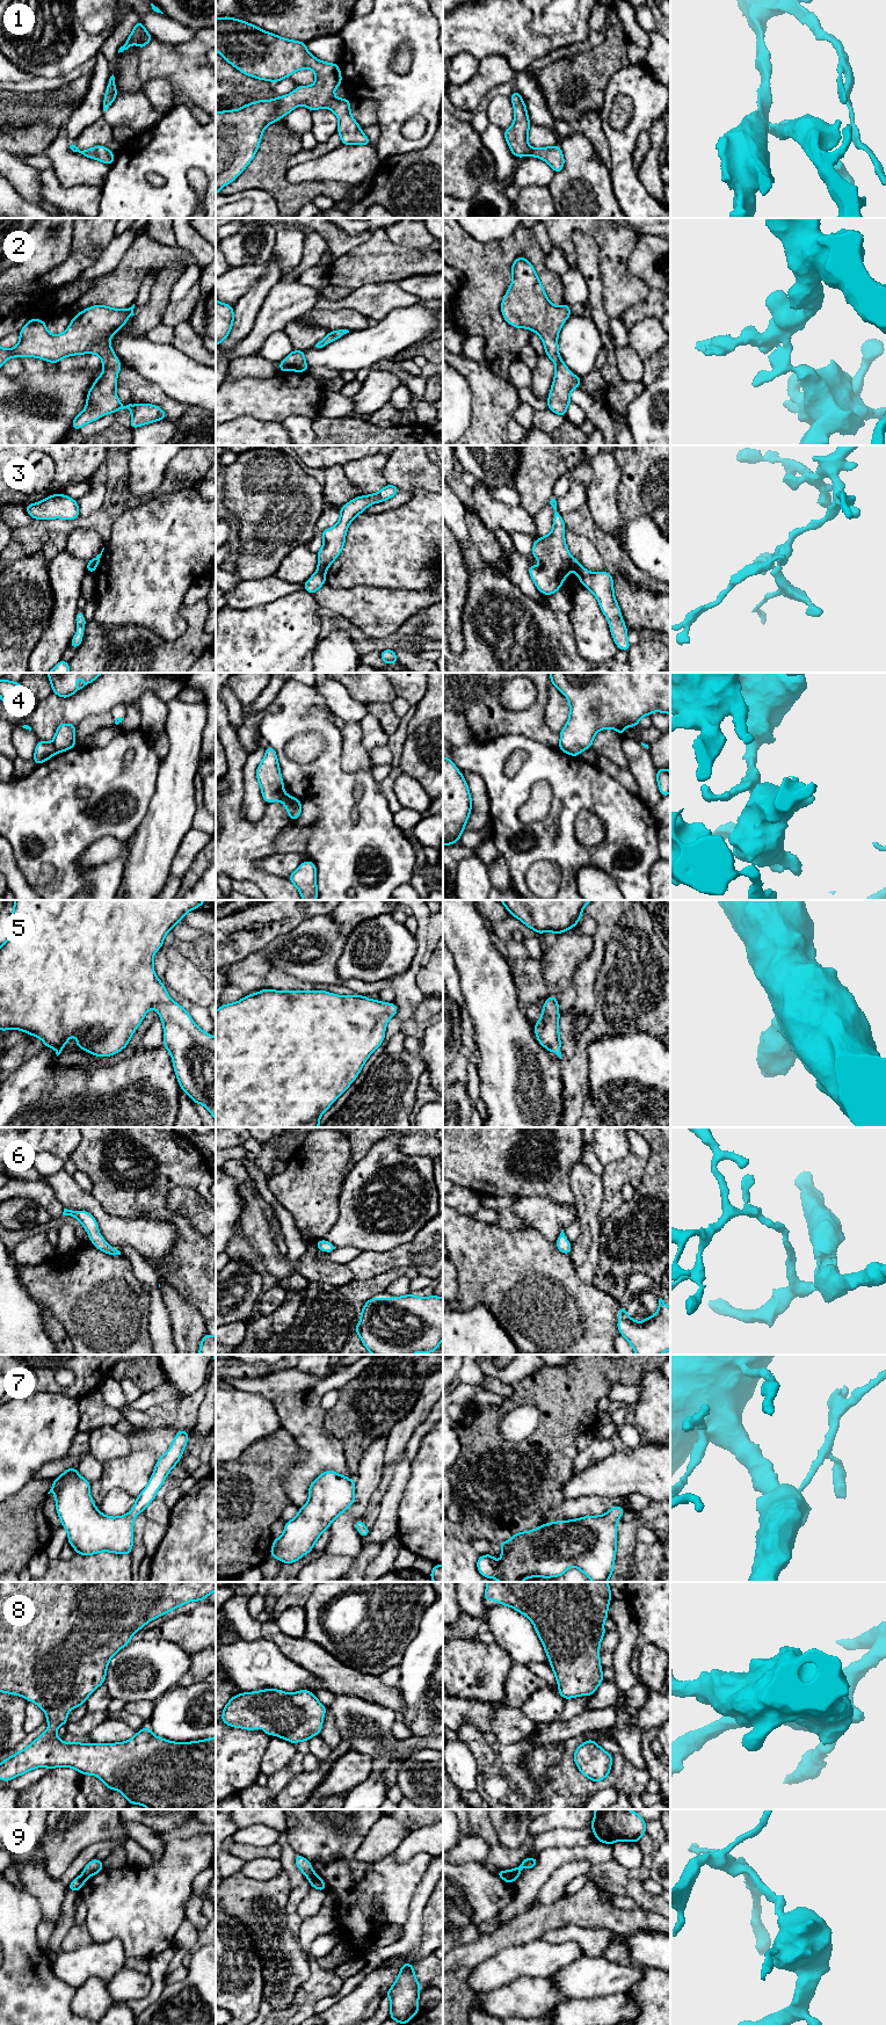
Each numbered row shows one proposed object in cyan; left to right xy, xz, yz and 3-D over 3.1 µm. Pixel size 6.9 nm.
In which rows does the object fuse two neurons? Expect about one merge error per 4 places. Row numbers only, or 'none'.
3, 4, 9

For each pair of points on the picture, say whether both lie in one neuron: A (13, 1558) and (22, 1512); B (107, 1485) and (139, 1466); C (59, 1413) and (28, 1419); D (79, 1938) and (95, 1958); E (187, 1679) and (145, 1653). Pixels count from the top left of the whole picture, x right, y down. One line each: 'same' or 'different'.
A: same
B: same
C: same
D: different
E: different

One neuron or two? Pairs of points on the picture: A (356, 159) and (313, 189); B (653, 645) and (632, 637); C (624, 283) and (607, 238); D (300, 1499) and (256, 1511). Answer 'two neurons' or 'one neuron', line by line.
A: two neurons
B: two neurons
C: one neuron
D: two neurons

